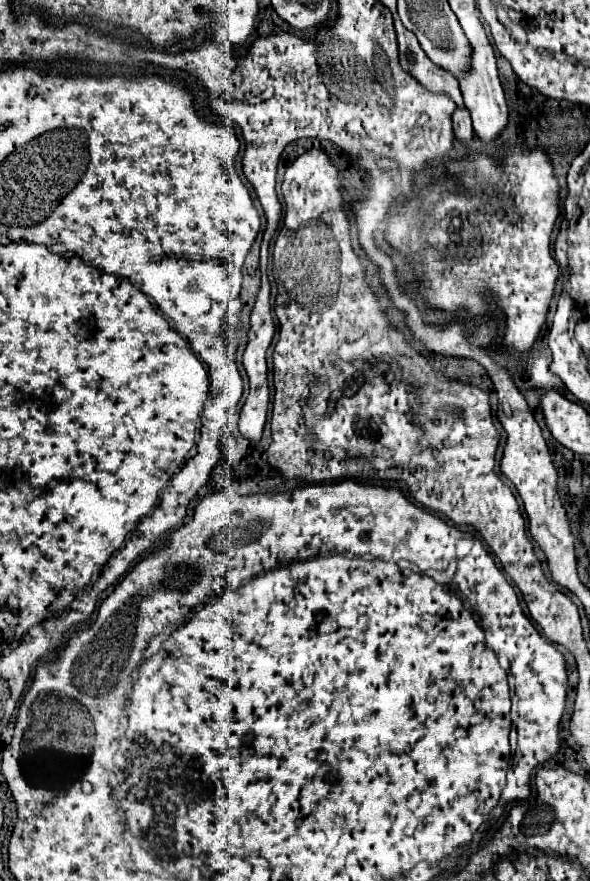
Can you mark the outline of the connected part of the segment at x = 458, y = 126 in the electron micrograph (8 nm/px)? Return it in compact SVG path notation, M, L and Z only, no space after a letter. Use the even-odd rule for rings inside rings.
M455 108L455 112L453 112L453 132L455 132L457 140L461 140L467 146L471 144L473 126L469 122L469 110L467 108Z

